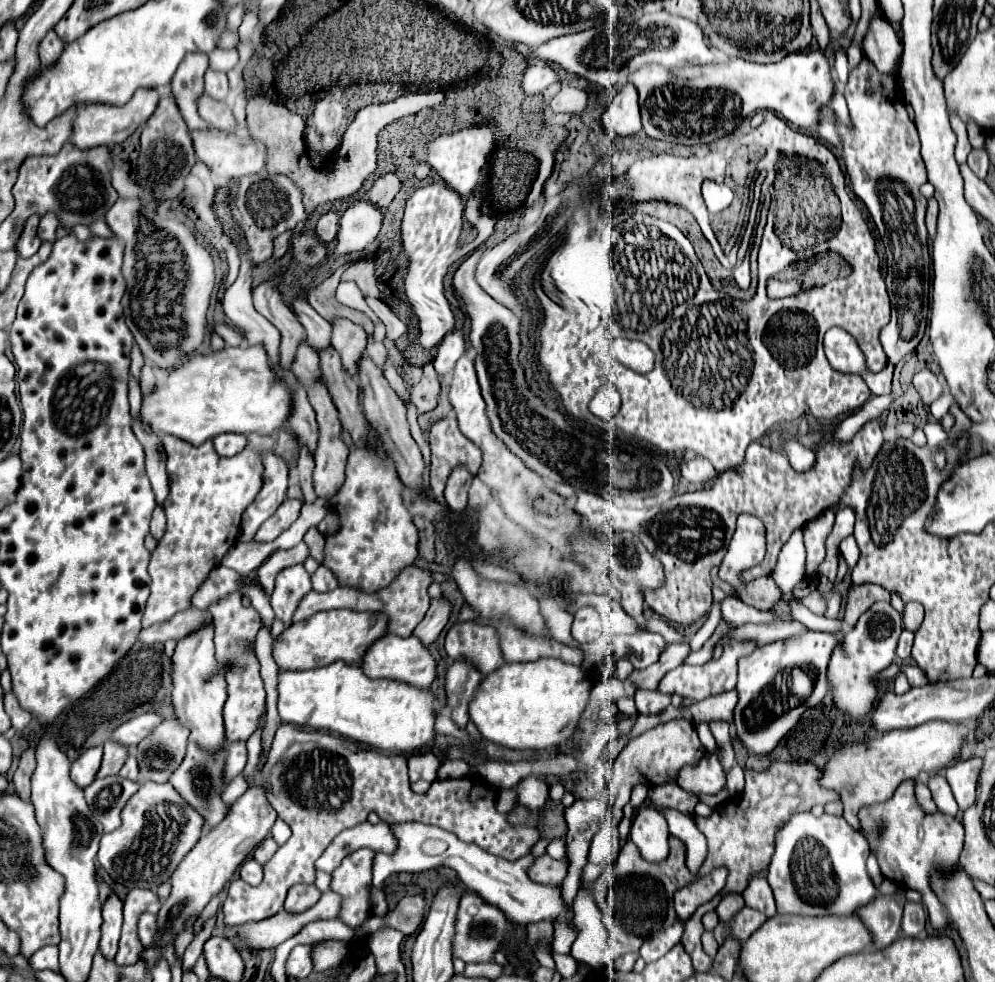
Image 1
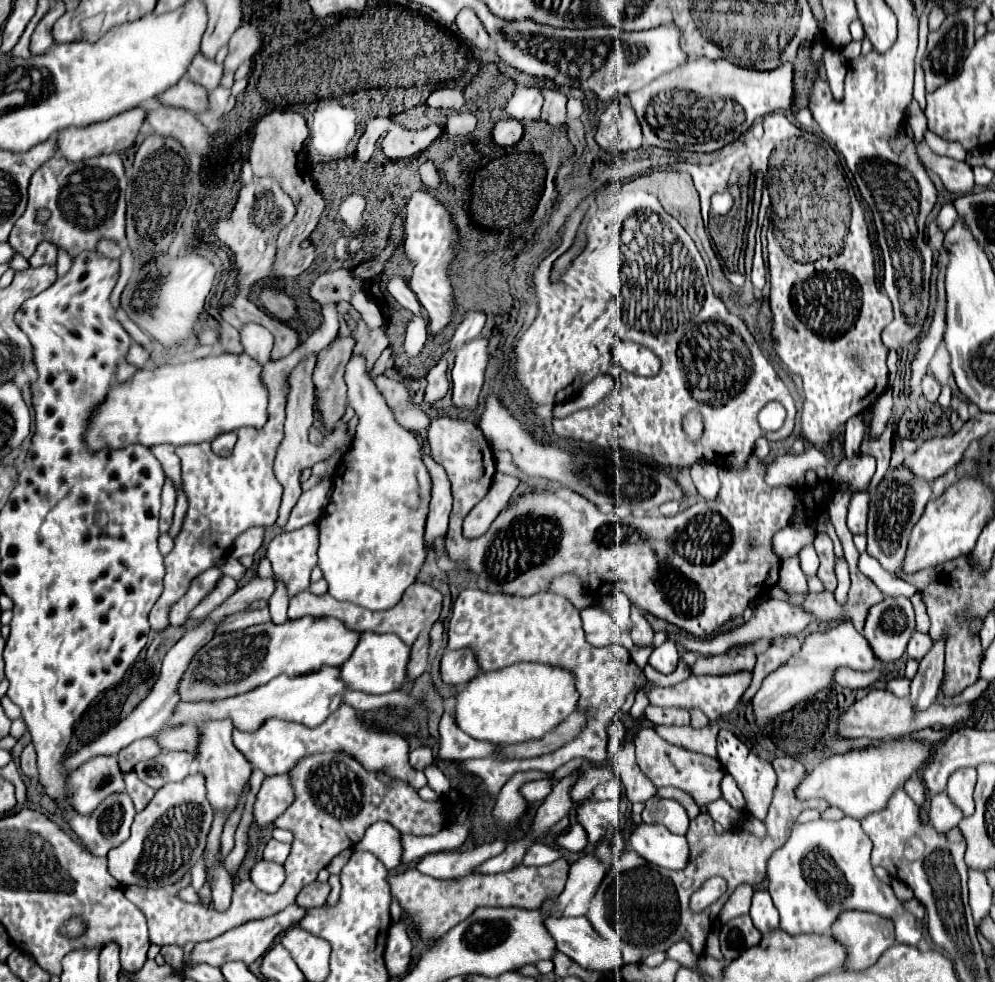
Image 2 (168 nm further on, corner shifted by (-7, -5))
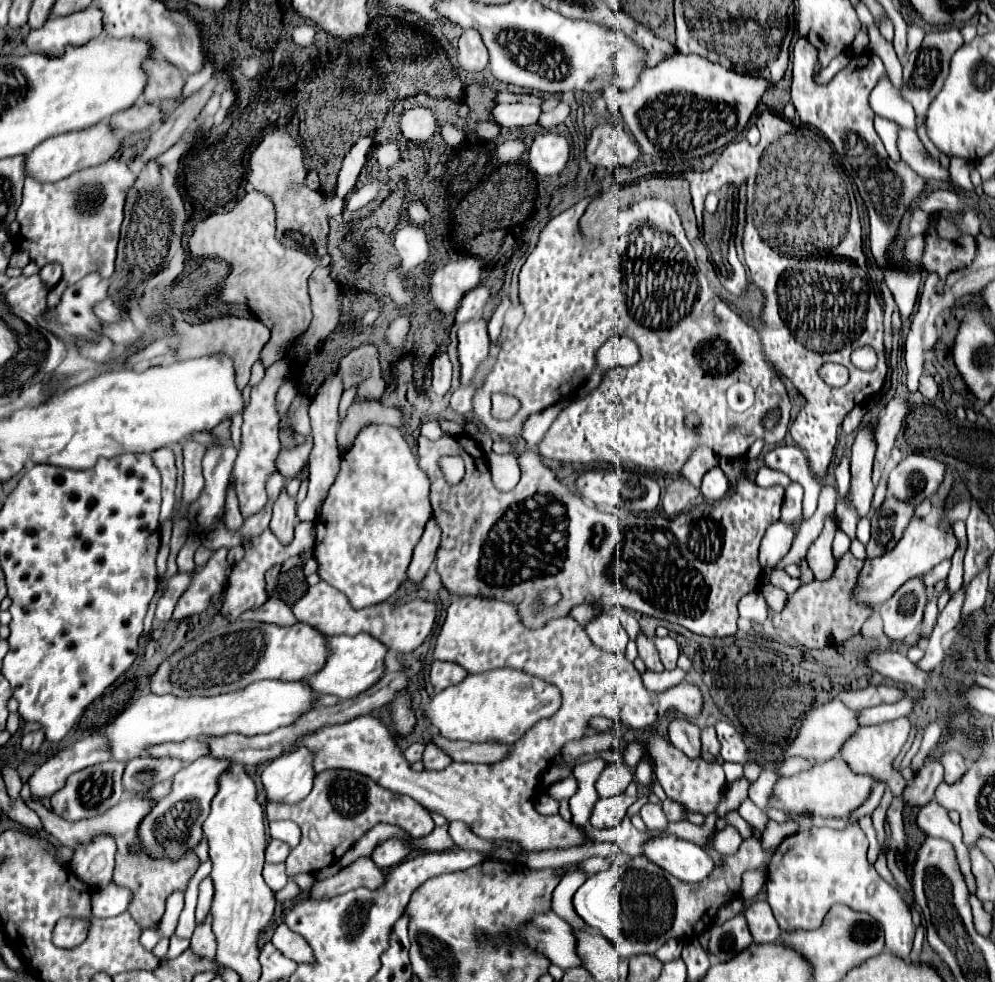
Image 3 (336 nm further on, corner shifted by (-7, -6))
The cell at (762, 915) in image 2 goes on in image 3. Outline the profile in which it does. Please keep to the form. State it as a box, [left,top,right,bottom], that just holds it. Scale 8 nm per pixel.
[743,901,781,943]

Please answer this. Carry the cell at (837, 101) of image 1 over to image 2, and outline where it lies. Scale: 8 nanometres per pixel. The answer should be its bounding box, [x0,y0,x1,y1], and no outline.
[823,48,845,98]

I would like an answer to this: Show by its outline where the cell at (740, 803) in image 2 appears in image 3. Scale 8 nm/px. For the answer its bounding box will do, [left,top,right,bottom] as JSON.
[737,799,767,831]

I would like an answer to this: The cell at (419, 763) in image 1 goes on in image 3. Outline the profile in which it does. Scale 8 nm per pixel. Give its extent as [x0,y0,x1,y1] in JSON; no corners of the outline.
[405,743,425,763]

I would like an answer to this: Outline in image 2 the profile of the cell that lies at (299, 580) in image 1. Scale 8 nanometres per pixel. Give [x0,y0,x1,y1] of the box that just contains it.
[267,524,319,596]

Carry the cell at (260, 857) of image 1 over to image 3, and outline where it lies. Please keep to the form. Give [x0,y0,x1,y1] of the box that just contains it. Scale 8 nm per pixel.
[265,839,291,863]

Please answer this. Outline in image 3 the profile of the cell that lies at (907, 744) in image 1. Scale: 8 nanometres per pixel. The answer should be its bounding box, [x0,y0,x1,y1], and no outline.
[771,759,877,830]

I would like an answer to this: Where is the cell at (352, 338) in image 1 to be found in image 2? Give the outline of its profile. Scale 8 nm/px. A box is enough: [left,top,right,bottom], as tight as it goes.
[319,356,429,610]

